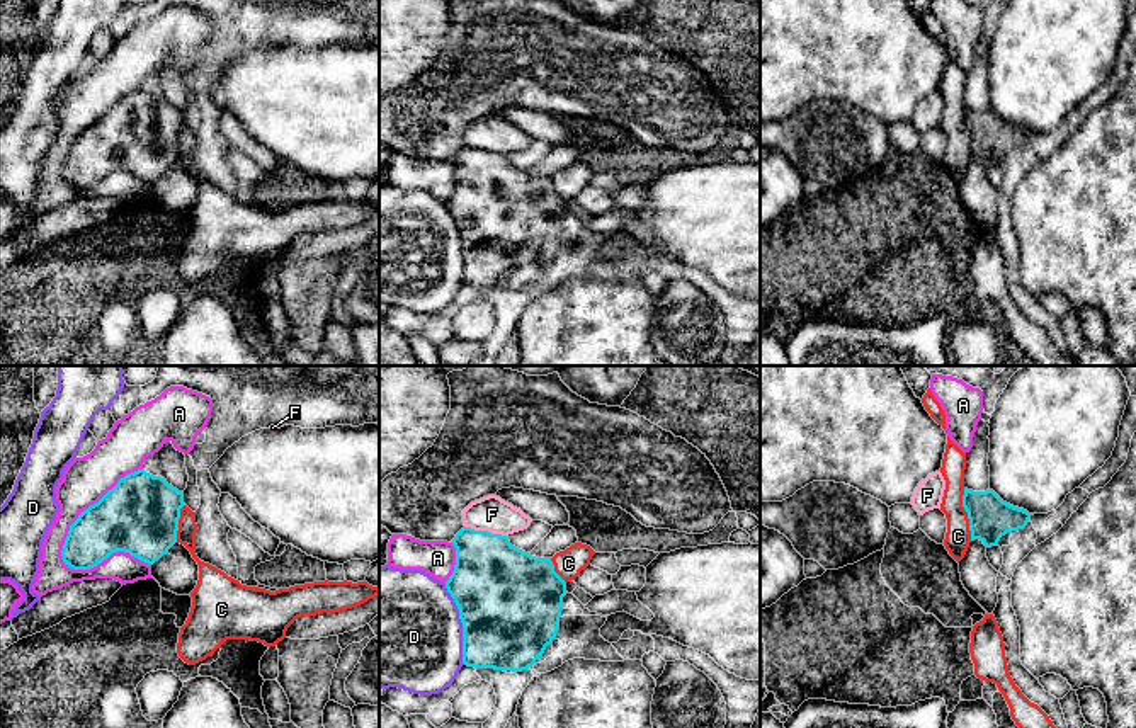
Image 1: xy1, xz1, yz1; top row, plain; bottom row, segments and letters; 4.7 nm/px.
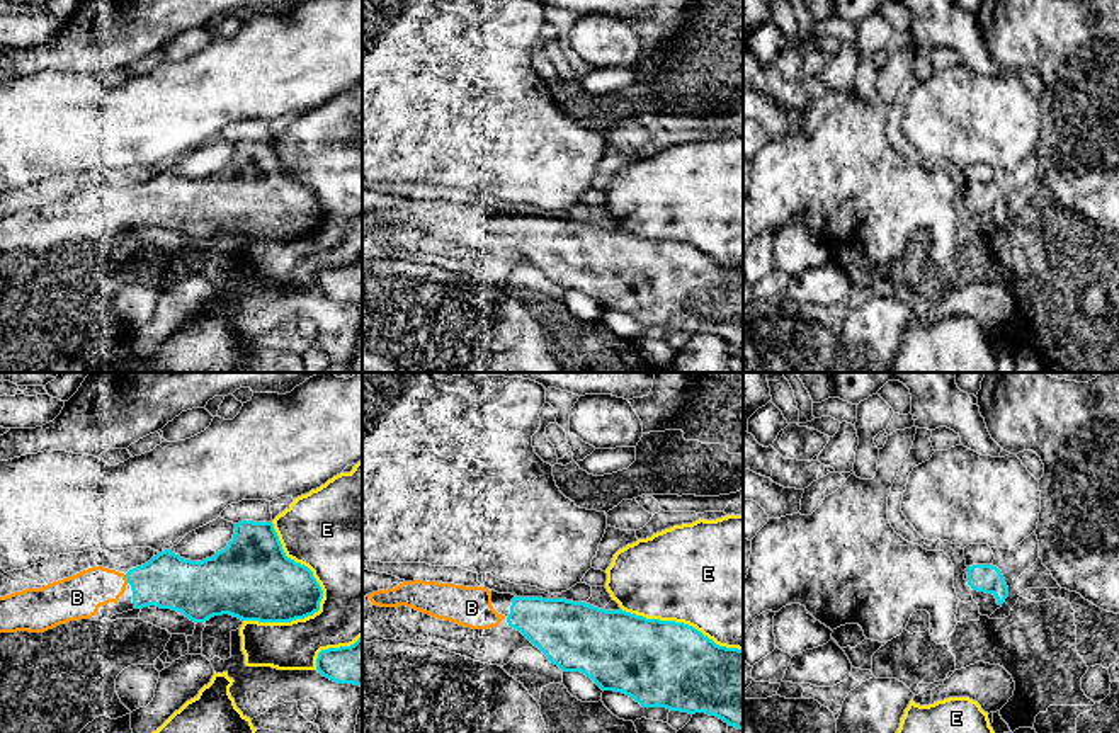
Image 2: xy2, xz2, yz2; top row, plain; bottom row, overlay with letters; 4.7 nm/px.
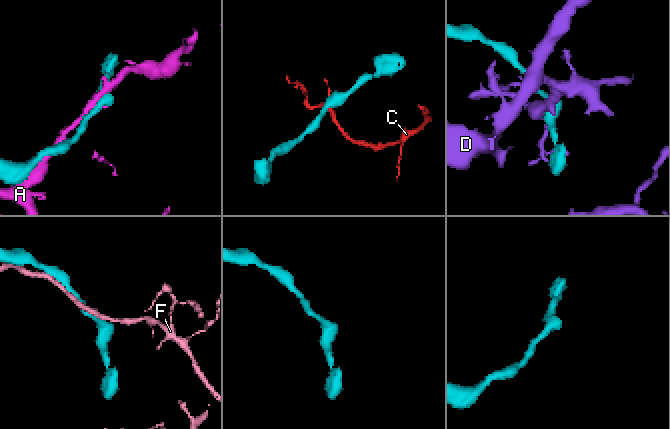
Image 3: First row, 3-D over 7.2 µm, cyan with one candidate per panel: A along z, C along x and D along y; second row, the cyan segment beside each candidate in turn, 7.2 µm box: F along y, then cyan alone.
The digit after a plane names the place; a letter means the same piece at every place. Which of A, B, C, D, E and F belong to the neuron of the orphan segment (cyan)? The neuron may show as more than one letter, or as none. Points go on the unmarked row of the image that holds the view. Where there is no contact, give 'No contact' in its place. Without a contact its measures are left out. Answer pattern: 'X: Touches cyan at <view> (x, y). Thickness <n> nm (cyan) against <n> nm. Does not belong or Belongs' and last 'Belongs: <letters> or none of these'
A: Touches cyan at xy1 (87, 128). Thickness 360 nm (cyan) against 220 nm. Does not belong
B: Touches cyan at xy2 (126, 196). Thickness 260 nm (cyan) against 200 nm. Belongs
C: Touches cyan at yz1 (968, 133). Thickness 200 nm (cyan) against 120 nm. Does not belong
D: Touches cyan at xz1 (463, 244). Thickness 480 nm (cyan) against 480 nm. Does not belong
E: Touches cyan at xy2 (322, 216). Thickness 320 nm (cyan) against 460 nm. Does not belong
F: Touches cyan at xz1 (485, 150). Thickness 400 nm (cyan) against 170 nm. Does not belong
Belongs: B

